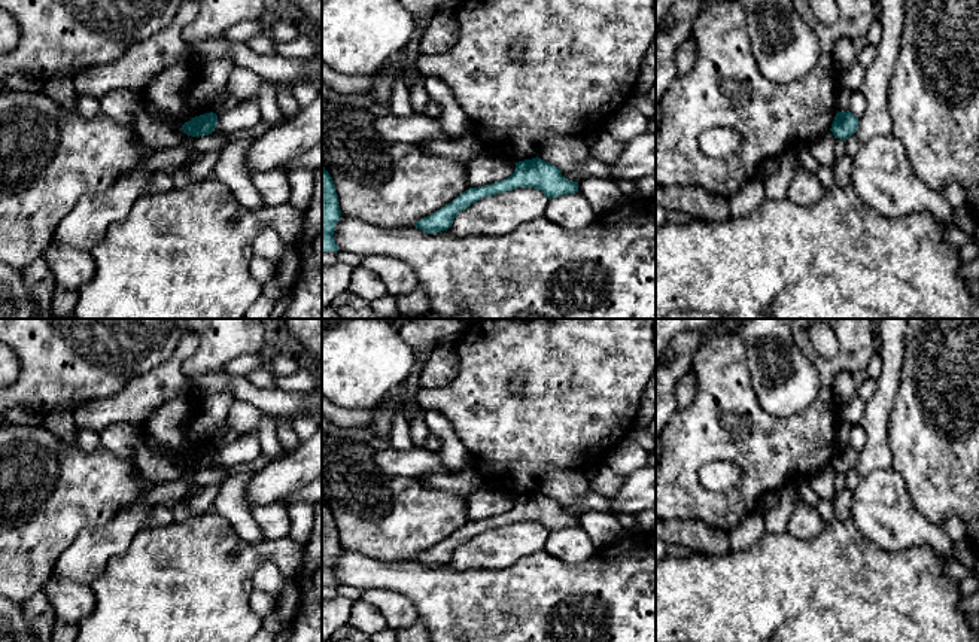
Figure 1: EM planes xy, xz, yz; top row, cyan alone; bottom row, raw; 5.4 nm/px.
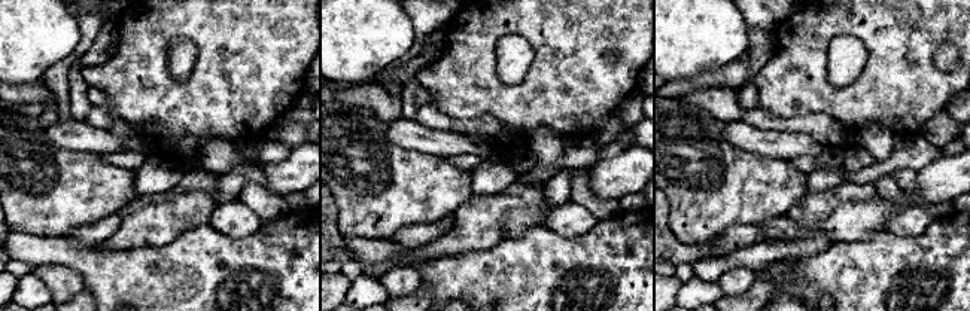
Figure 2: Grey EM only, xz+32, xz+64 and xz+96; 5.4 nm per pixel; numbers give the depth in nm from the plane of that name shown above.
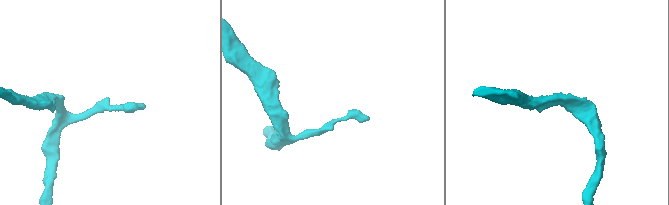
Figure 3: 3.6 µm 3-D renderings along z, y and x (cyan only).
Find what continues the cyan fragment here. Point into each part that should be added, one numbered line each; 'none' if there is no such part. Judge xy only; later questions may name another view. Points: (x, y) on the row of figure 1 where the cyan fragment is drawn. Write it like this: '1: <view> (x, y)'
none

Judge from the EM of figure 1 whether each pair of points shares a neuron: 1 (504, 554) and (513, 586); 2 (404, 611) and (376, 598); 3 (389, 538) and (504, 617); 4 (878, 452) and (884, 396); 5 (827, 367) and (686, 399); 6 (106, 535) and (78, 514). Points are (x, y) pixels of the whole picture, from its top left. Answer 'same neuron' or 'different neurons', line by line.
1: different neurons
2: same neuron
3: different neurons
4: same neuron
5: different neurons
6: different neurons

